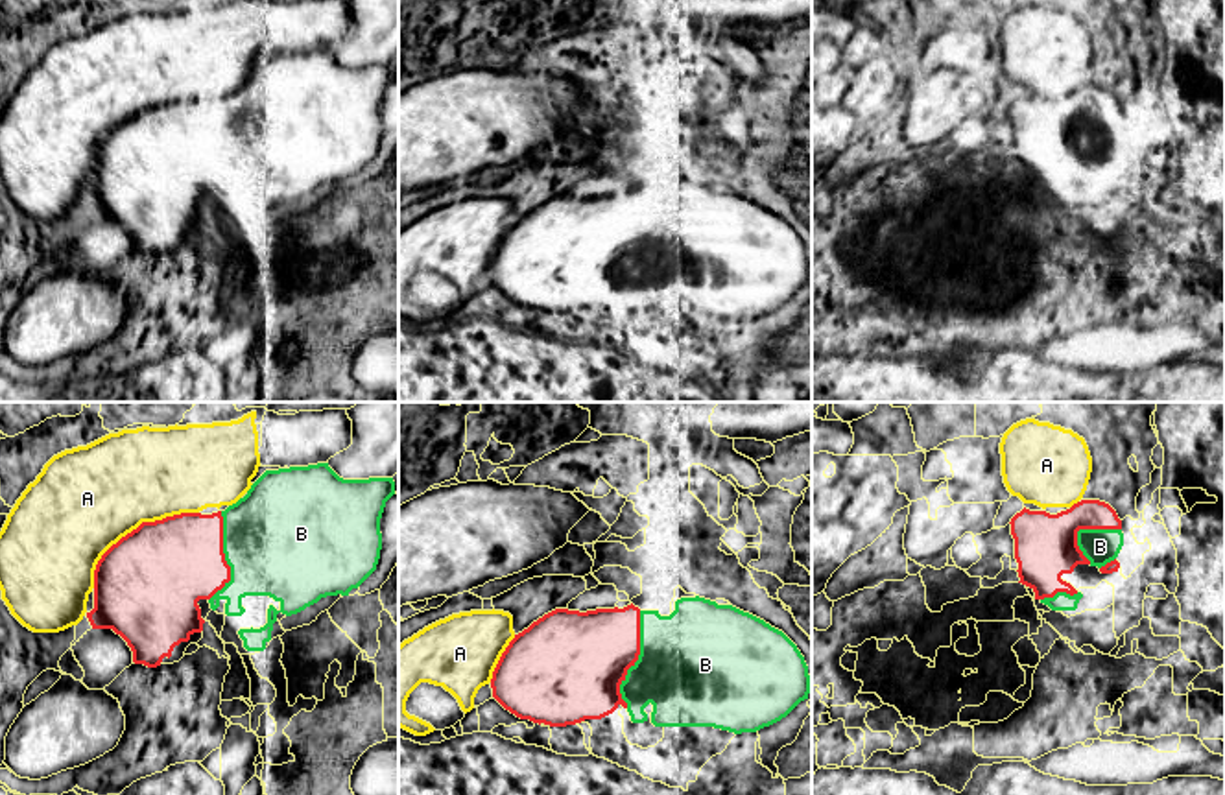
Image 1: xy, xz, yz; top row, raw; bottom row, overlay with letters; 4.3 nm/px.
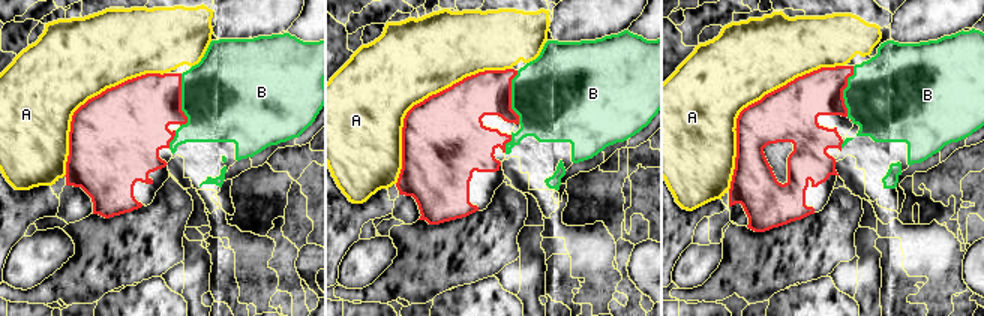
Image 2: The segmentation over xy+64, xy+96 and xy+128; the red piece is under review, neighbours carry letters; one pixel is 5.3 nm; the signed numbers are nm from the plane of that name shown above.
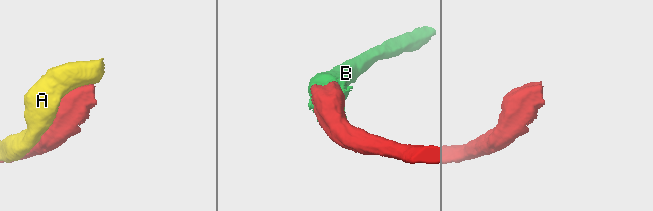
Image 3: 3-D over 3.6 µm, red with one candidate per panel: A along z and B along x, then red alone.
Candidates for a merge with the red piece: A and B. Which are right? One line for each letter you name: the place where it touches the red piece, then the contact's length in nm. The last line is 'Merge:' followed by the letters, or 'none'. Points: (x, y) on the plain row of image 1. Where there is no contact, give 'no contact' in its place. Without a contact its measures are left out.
B: contact xz (637, 246); length 420 nm
Merge: B

